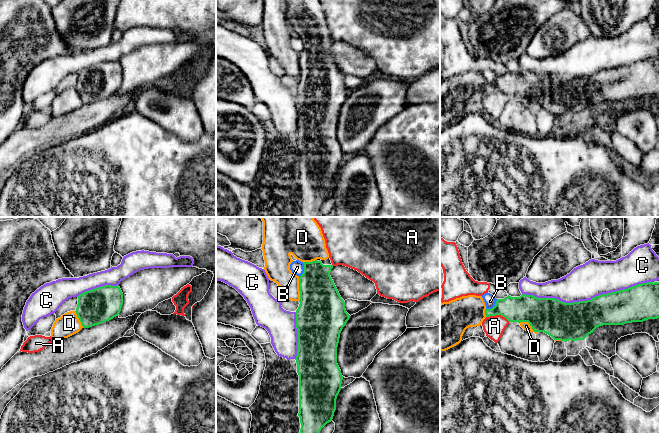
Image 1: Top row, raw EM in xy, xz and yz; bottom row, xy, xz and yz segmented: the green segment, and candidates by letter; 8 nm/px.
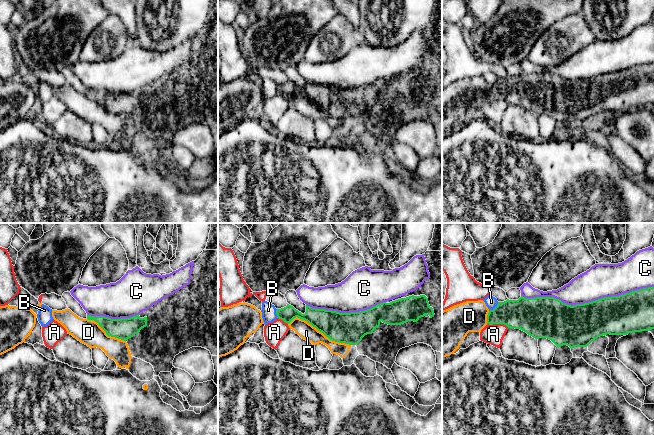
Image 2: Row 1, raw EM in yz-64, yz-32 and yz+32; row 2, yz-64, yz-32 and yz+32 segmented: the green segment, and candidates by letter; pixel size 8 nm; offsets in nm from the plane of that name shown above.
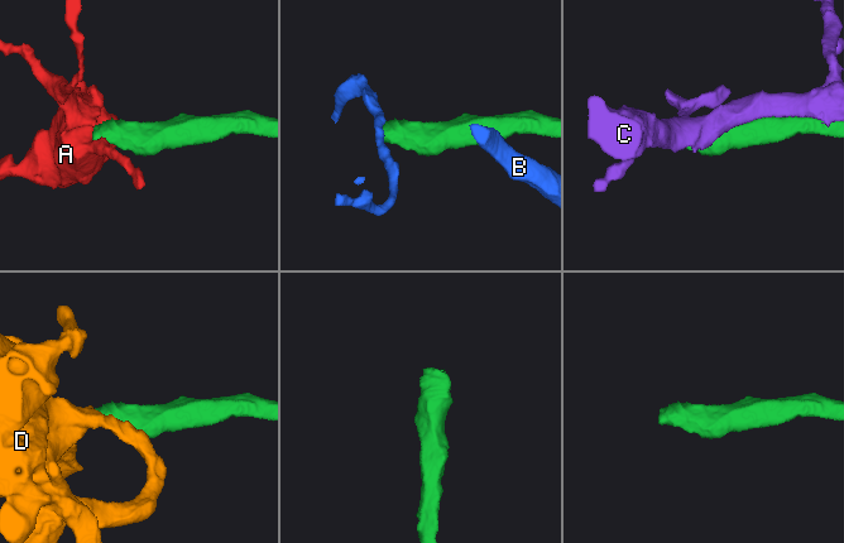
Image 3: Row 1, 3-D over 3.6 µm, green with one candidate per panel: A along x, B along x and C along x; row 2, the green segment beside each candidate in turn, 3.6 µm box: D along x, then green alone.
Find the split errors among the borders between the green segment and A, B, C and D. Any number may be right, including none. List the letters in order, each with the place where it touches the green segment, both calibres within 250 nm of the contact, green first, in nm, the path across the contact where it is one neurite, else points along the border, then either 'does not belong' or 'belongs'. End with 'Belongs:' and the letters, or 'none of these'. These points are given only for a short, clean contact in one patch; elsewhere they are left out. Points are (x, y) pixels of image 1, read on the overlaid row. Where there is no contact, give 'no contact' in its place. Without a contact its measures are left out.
A: contact yz (498, 314); calibres 220 and 170 nm; does not belong
B: contact yz (494, 306); calibres 220 and 90 nm; border yz (497, 299), (491, 308), (486, 309); does not belong
C: contact yz (587, 300); calibres 300 and 280 nm; does not belong
D: contact xz (299, 289); calibres 380 and 200 nm; belongs
Belongs: D

